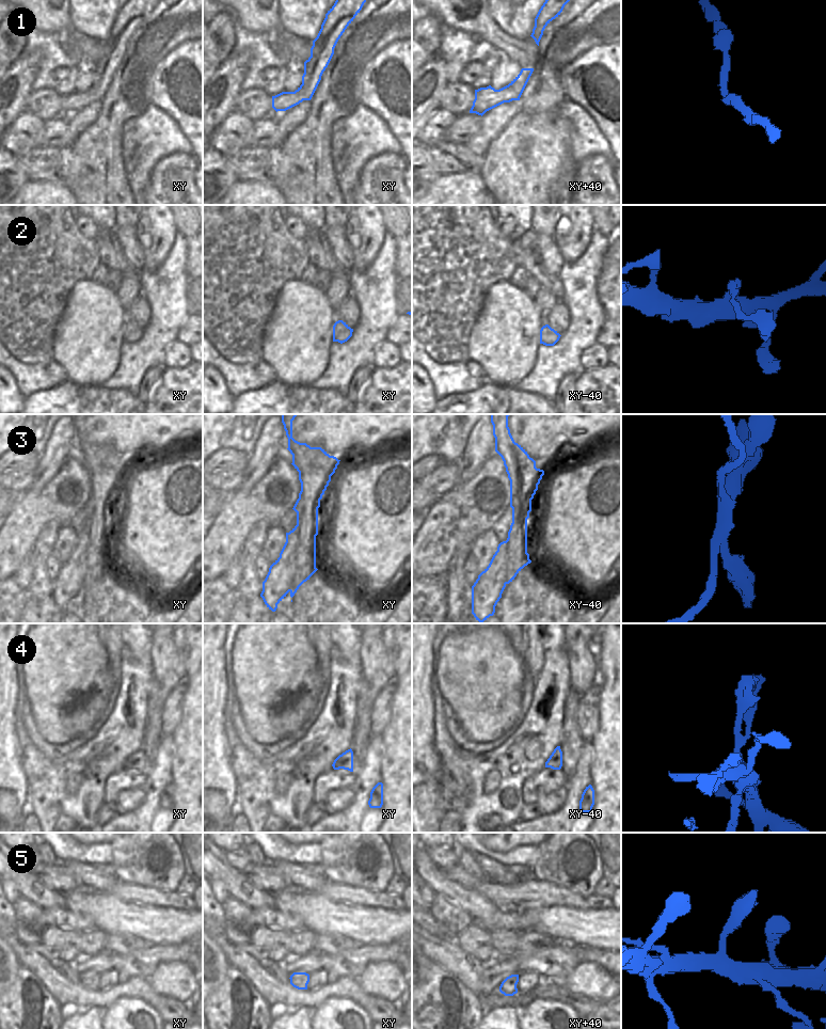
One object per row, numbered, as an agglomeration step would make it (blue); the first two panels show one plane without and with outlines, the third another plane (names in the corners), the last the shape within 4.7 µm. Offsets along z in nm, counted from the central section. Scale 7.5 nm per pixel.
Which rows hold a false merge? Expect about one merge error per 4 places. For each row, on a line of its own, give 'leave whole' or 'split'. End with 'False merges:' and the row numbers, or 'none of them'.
1: leave whole
2: leave whole
3: split
4: leave whole
5: leave whole
False merges: 3

